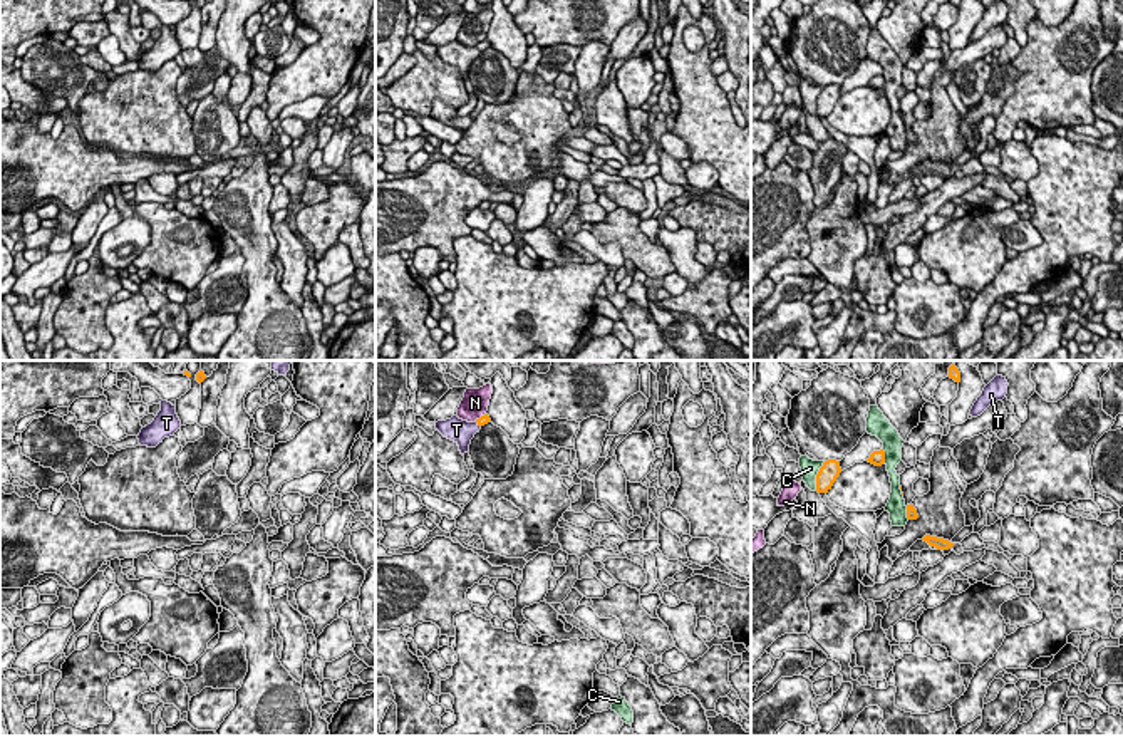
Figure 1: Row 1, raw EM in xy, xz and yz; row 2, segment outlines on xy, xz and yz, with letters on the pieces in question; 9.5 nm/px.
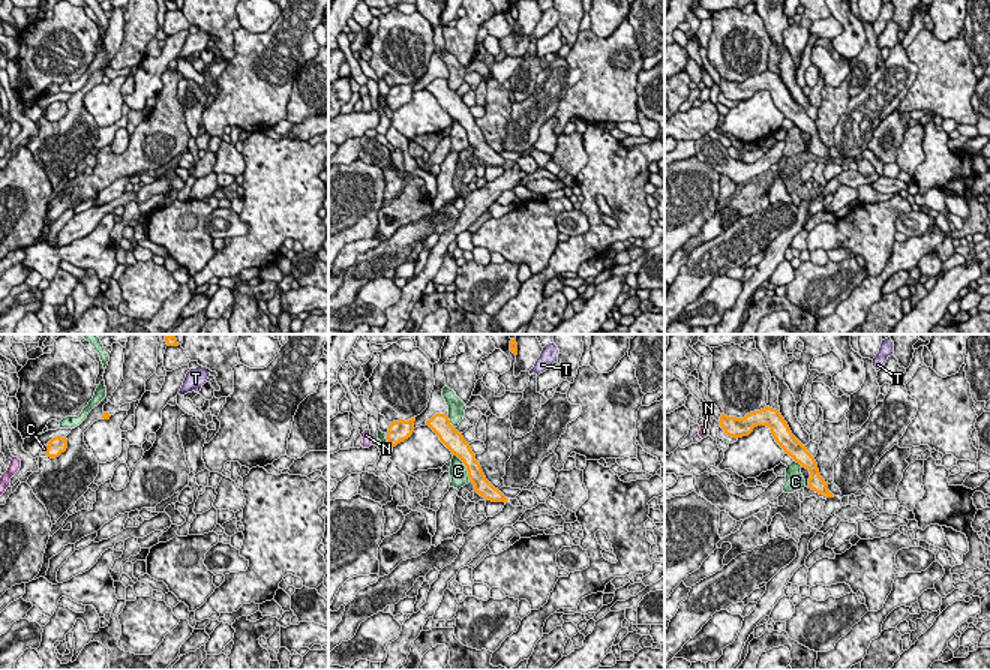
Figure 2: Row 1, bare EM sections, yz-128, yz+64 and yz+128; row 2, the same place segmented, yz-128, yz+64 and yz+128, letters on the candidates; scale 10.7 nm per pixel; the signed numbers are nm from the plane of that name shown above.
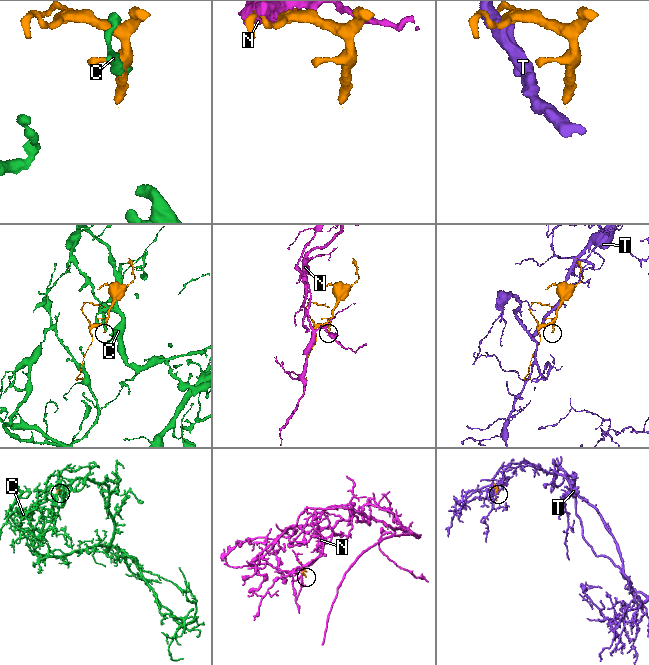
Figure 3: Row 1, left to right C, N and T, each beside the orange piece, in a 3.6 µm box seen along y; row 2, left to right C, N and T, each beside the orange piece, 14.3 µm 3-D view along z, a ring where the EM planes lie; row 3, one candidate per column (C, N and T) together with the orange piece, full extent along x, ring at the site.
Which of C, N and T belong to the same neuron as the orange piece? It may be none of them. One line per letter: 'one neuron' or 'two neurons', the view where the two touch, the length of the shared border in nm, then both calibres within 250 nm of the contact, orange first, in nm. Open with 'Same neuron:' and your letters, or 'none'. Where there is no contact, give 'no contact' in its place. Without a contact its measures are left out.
Same neuron: none
C: two neurons; contact in yz; length 300 nm; calibres 190 and 170 nm
N: two neurons; contact in xz; length 130 nm; calibres 90 and 260 nm
T: two neurons; contact in xz; length 80 nm; calibres 90 and 240 nm

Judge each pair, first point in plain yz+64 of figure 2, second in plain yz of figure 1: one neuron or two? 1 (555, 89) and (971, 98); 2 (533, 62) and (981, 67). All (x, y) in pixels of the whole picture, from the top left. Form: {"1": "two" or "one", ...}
{"1": "two", "2": "one"}

